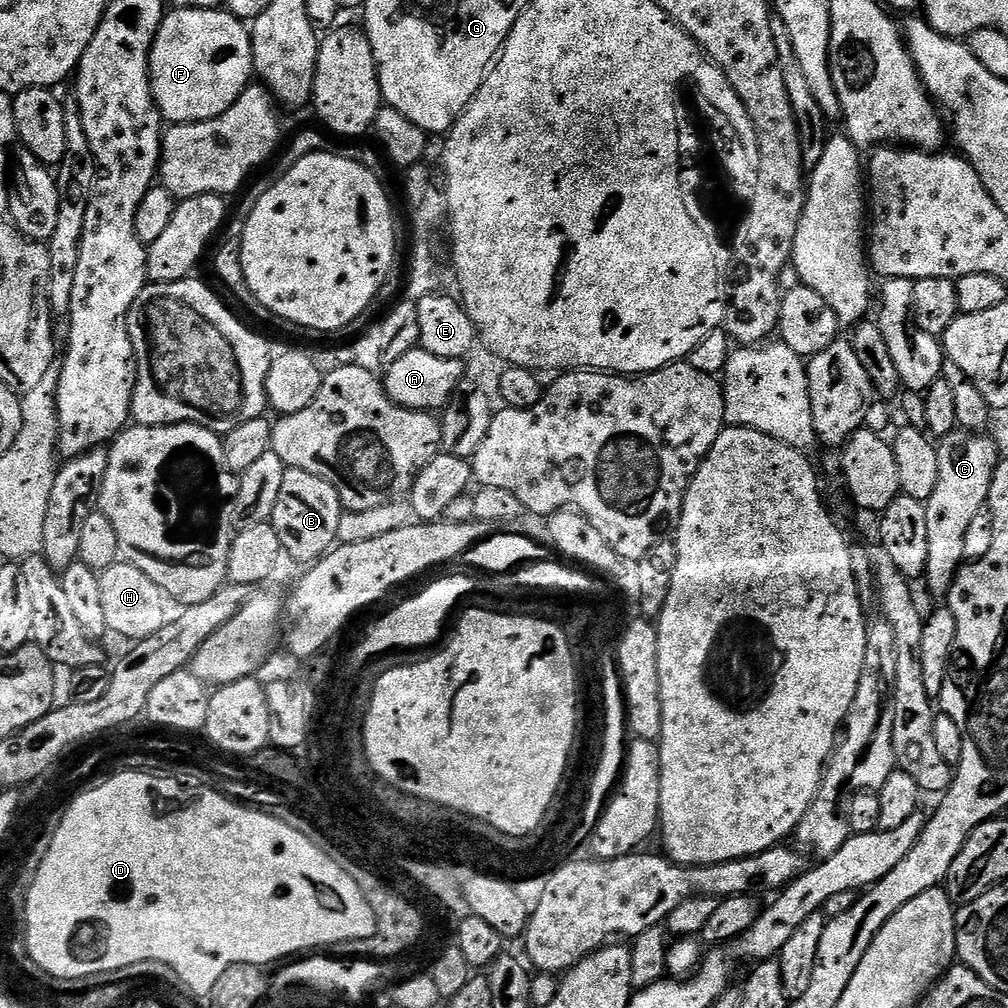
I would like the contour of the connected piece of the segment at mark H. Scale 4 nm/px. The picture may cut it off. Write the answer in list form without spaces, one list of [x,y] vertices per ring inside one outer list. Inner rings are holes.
[[[117,562],[111,564],[104,572],[99,573],[100,585],[102,586],[102,611],[106,613],[106,626],[108,632],[117,632],[120,636],[125,636],[128,642],[145,640],[150,638],[150,634],[158,634],[162,626],[168,623],[170,611],[170,597],[138,566],[127,562]]]

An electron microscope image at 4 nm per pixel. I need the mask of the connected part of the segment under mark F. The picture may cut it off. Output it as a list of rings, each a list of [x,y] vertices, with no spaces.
[[[172,8],[165,15],[164,21],[160,23],[160,29],[156,35],[156,41],[152,43],[152,57],[148,60],[148,71],[152,78],[152,96],[156,100],[156,105],[160,107],[160,115],[165,121],[172,124],[197,124],[203,120],[213,120],[218,118],[242,95],[244,89],[248,87],[253,79],[252,61],[252,34],[246,27],[245,21],[239,20],[227,10],[220,8]]]

